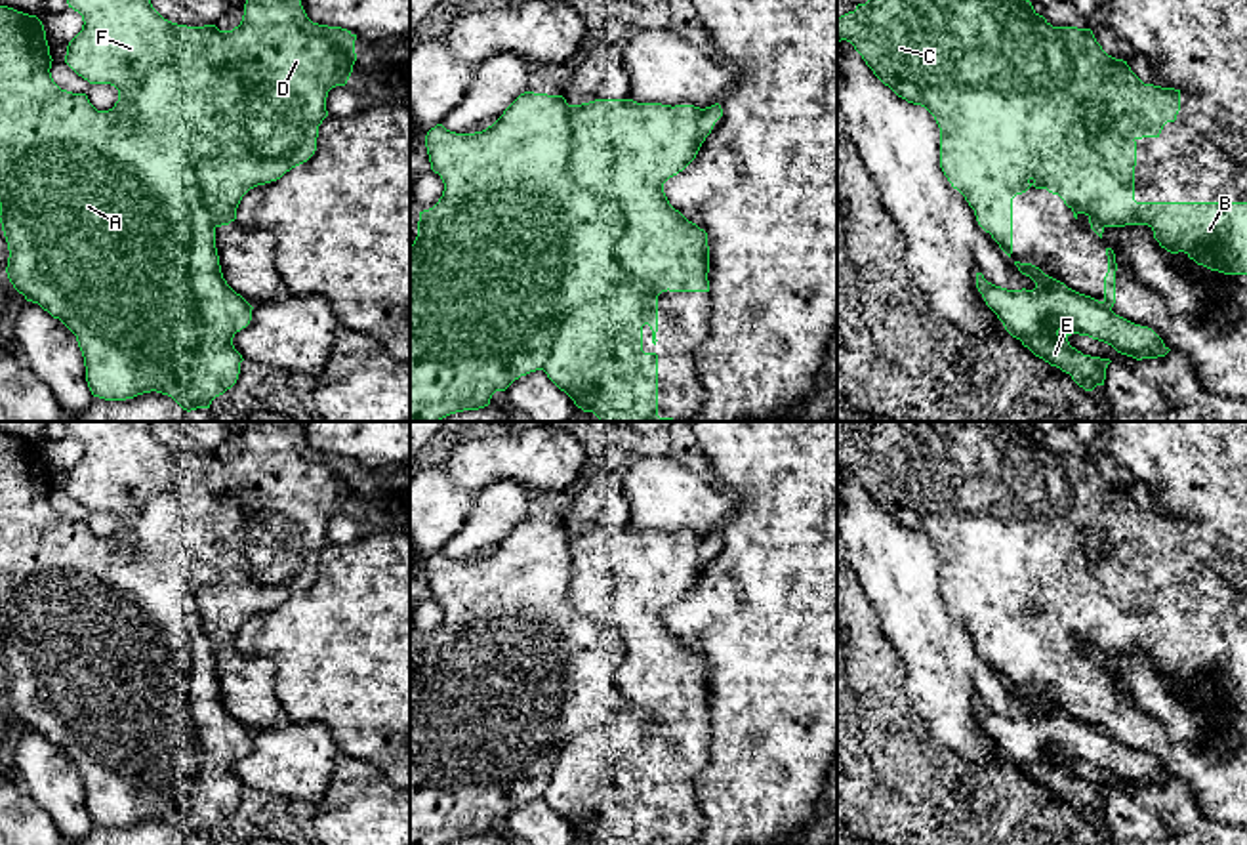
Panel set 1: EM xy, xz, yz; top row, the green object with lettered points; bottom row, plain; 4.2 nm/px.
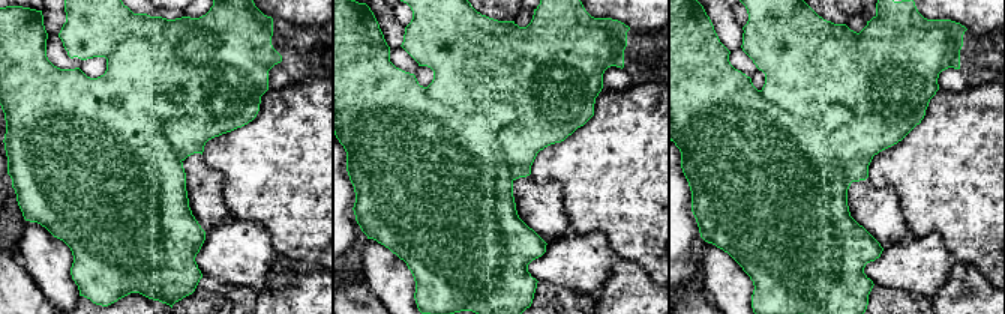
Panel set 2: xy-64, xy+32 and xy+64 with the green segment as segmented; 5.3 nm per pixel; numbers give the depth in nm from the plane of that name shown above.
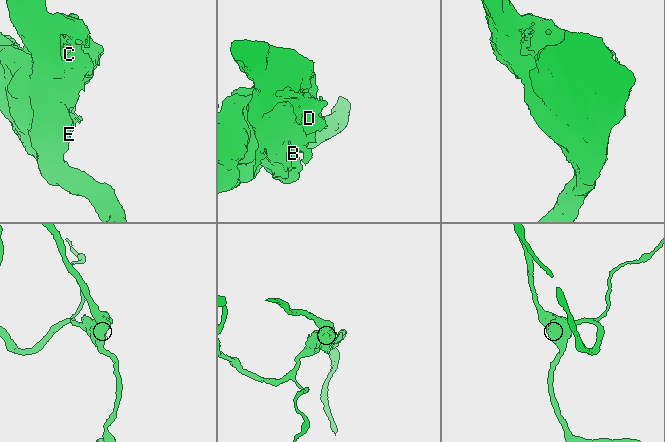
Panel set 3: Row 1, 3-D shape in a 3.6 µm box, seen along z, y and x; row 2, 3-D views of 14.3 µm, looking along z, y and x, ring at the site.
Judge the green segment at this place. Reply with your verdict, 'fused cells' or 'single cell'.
fused cells

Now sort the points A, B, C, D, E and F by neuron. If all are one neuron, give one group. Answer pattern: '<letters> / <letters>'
A B E / C D F

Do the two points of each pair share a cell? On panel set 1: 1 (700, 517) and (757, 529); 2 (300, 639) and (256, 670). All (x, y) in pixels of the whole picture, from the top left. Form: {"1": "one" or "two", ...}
{"1": "two", "2": "two"}

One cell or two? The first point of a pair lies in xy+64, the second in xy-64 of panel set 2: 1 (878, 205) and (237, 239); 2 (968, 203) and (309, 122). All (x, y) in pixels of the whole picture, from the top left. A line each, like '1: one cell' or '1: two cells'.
1: two cells
2: one cell

